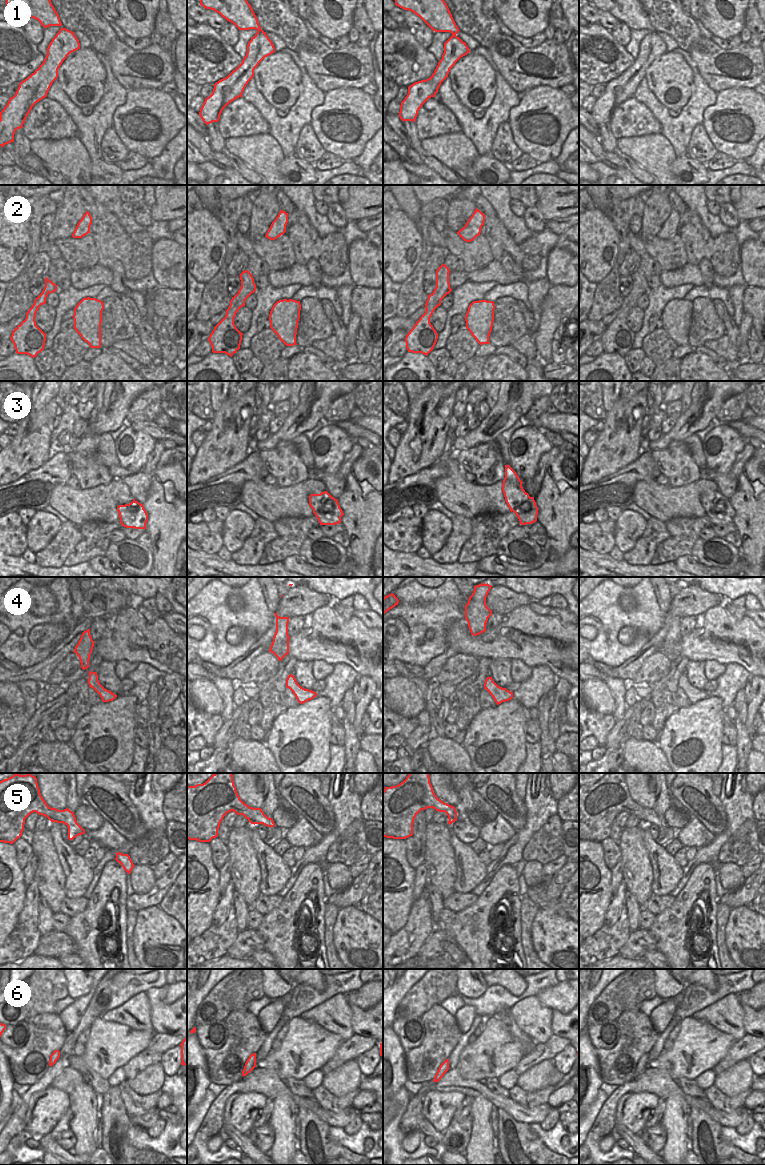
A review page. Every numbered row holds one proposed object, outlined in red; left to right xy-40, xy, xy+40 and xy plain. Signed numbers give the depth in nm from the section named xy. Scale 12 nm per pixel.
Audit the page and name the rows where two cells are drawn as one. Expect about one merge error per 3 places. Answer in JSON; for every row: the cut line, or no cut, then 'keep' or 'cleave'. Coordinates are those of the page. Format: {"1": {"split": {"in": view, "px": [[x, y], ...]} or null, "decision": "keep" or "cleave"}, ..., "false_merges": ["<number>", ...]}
{"1": {"split": null, "decision": "keep"}, "2": {"split": null, "decision": "keep"}, "3": {"split": null, "decision": "keep"}, "4": {"split": null, "decision": "keep"}, "5": {"split": null, "decision": "keep"}, "6": {"split": null, "decision": "keep"}, "false_merges": []}

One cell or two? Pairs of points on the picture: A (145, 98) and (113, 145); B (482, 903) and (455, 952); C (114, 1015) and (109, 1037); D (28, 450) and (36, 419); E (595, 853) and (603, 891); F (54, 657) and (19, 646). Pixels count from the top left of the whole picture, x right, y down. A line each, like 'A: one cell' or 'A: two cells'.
A: two cells
B: two cells
C: two cells
D: one cell
E: one cell
F: two cells

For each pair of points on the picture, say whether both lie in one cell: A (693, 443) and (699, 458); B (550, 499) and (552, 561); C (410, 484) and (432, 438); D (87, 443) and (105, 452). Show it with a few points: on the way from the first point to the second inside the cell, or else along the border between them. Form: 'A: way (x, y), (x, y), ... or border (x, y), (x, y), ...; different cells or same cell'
A: way (695, 447), (697, 454); same cell
B: border (546, 542), (559, 556), (562, 556), (568, 550); different cells
C: border (436, 463), (421, 468), (417, 472), (393, 483); different cells
D: way (91, 443), (97, 444), (101, 448); same cell

